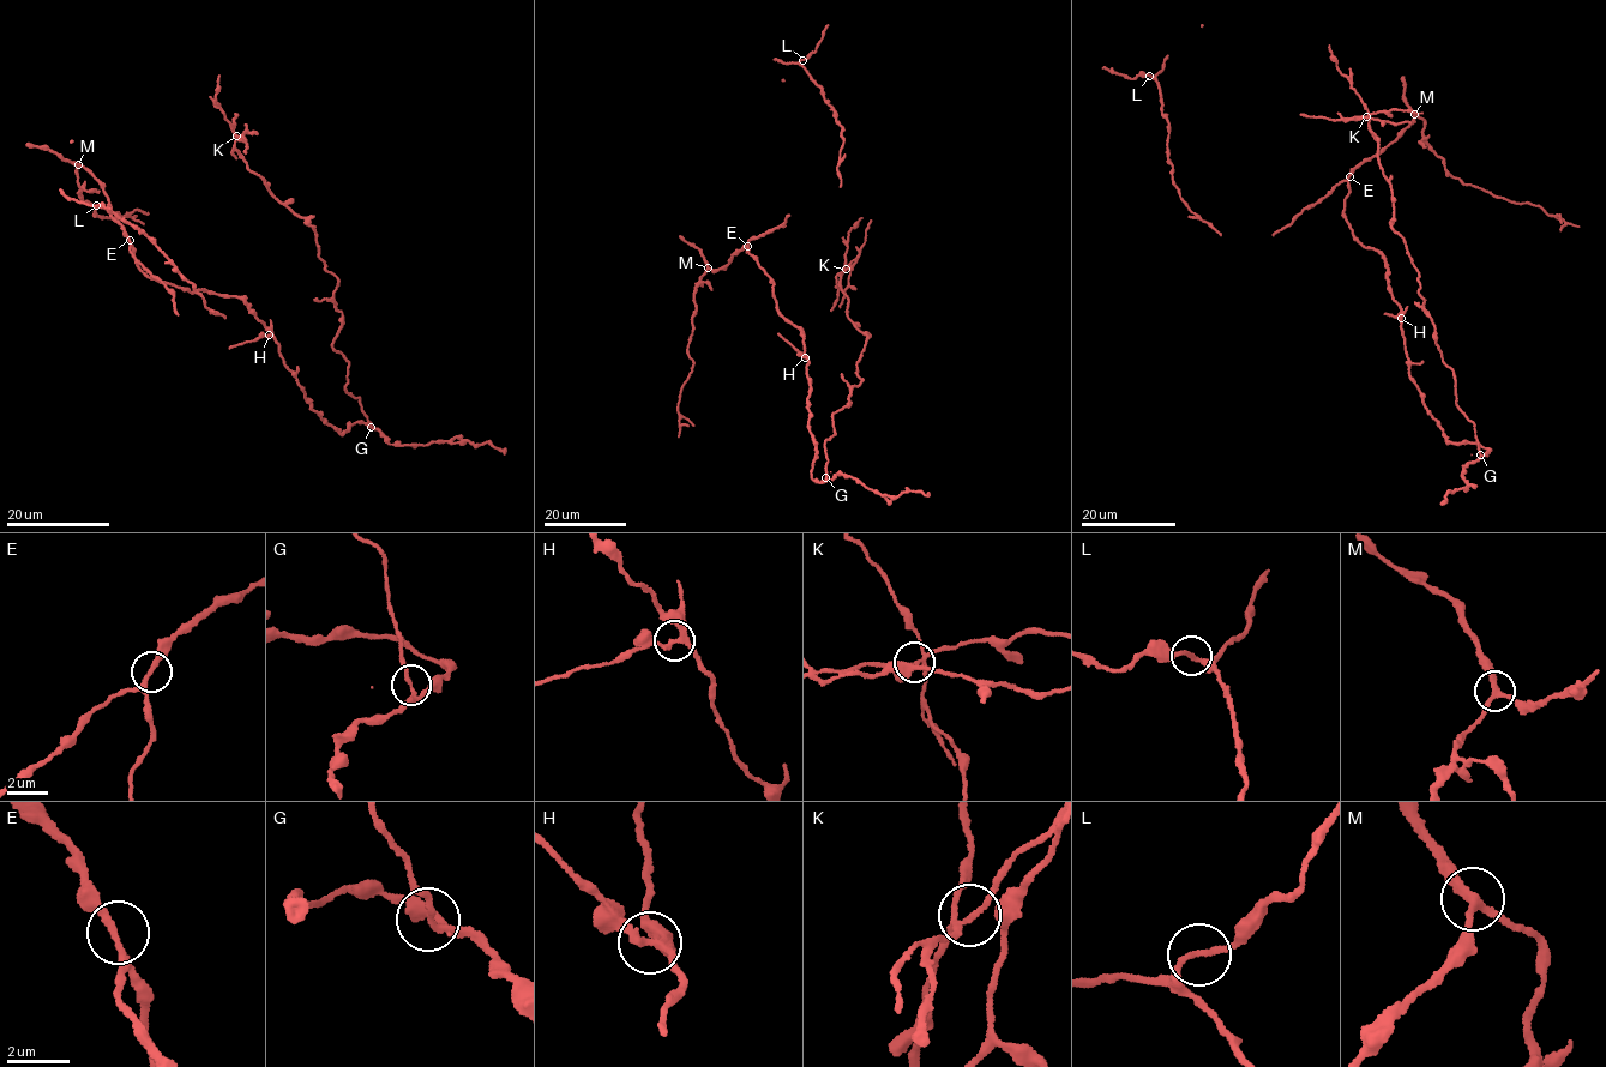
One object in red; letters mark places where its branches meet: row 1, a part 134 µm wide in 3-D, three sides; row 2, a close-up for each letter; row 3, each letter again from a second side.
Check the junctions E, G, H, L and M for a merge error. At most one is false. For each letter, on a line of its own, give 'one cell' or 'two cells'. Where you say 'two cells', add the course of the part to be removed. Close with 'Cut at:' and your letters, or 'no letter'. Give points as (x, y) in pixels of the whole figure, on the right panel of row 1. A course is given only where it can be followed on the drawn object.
E: one cell
G: two cells; foreign part runs (1481, 453), (1474, 423), (1456, 404), (1419, 273), (1391, 225), (1393, 193), (1365, 104), (1329, 46)
H: one cell
L: one cell
M: one cell
Cut at: G

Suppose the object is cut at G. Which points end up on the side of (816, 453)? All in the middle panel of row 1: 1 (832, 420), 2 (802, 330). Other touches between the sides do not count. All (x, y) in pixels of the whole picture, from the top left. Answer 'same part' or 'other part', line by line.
1: other part
2: same part

